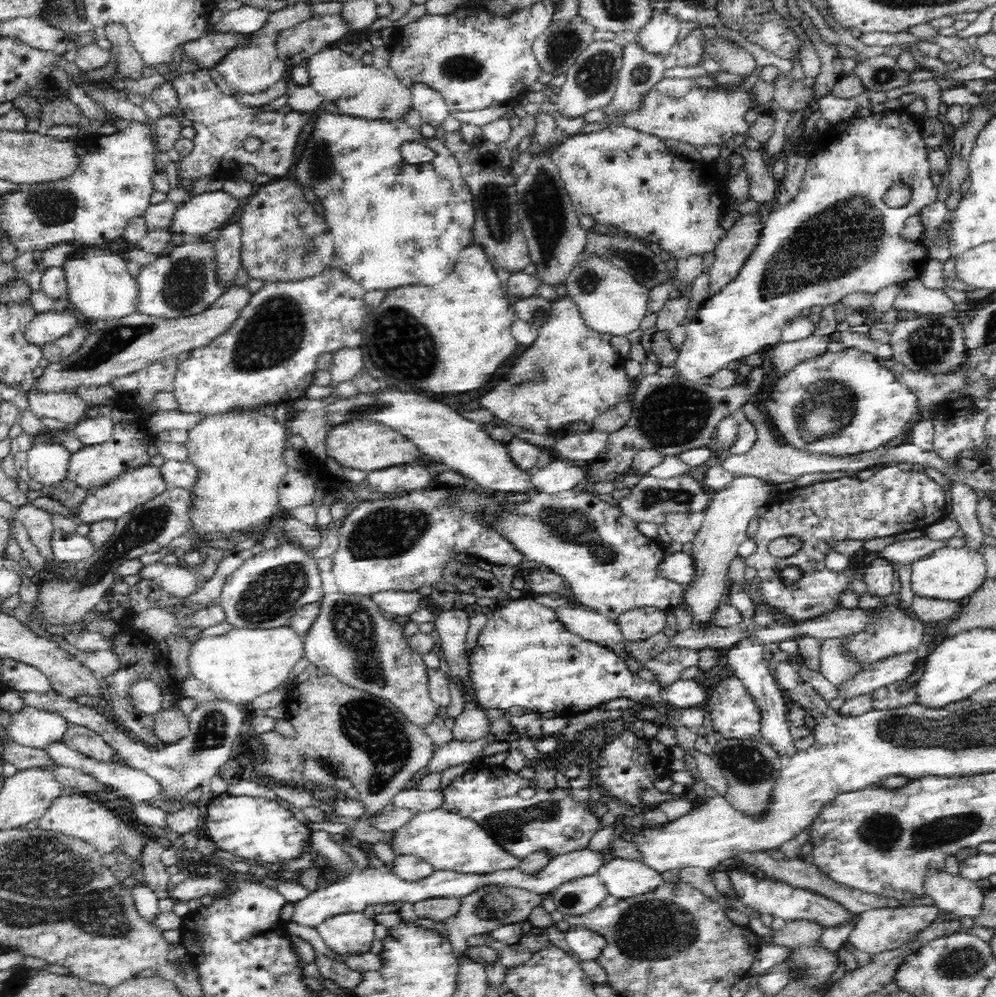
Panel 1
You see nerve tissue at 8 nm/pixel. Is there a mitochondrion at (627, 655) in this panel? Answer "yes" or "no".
no

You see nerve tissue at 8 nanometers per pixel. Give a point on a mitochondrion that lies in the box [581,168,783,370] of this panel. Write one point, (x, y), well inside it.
(644, 265)

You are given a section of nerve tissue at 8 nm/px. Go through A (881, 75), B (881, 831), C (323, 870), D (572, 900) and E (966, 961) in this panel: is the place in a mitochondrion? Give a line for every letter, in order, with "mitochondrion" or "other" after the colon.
A: mitochondrion
B: mitochondrion
C: other
D: mitochondrion
E: mitochondrion

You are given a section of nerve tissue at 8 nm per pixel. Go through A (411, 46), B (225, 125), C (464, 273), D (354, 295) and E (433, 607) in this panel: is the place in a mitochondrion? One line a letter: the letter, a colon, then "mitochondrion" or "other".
A: other
B: other
C: other
D: other
E: other

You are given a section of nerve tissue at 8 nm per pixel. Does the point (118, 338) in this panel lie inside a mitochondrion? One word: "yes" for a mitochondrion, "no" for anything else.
yes

